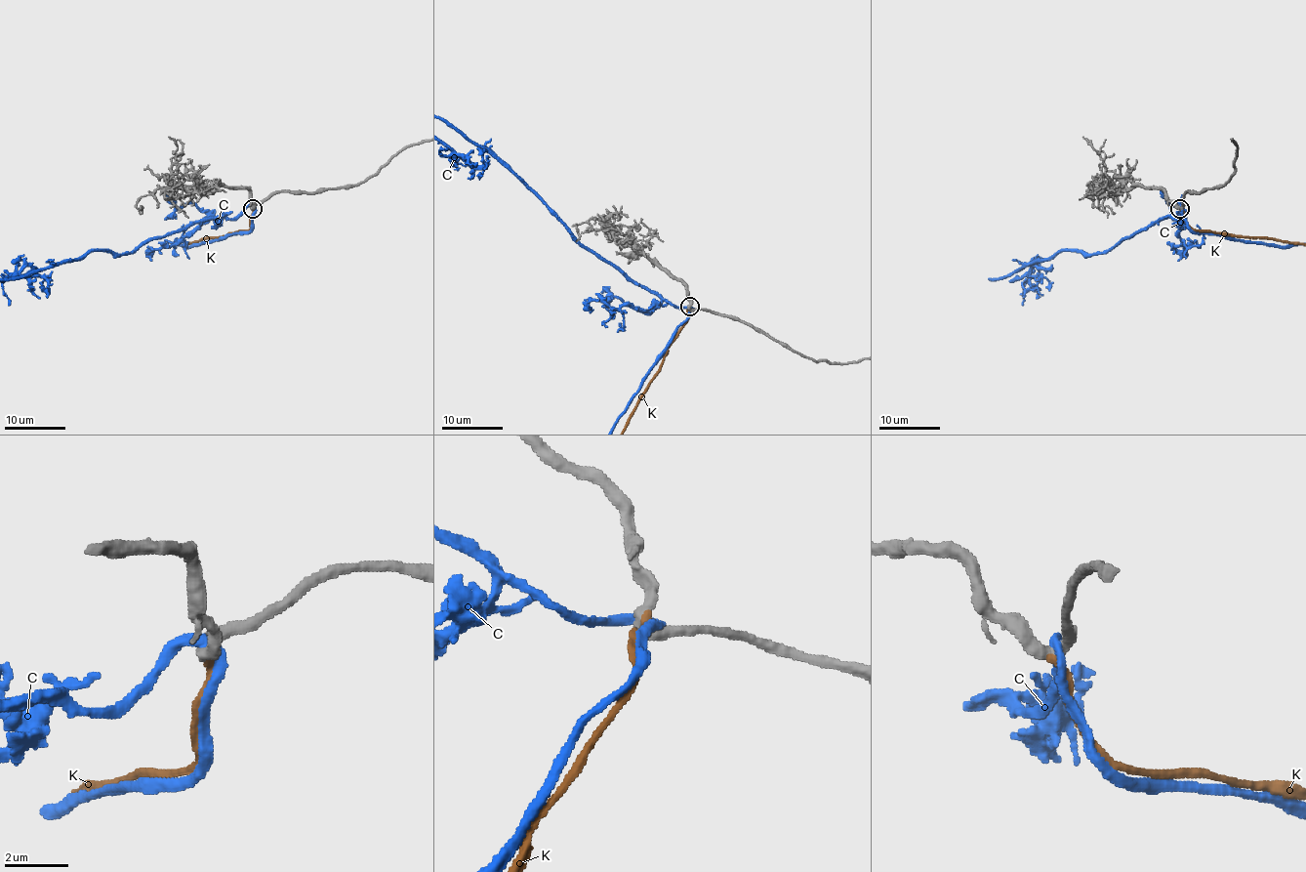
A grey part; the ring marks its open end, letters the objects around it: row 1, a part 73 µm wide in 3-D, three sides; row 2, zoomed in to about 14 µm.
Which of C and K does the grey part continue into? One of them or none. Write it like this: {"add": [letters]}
{"add": ["K"]}

